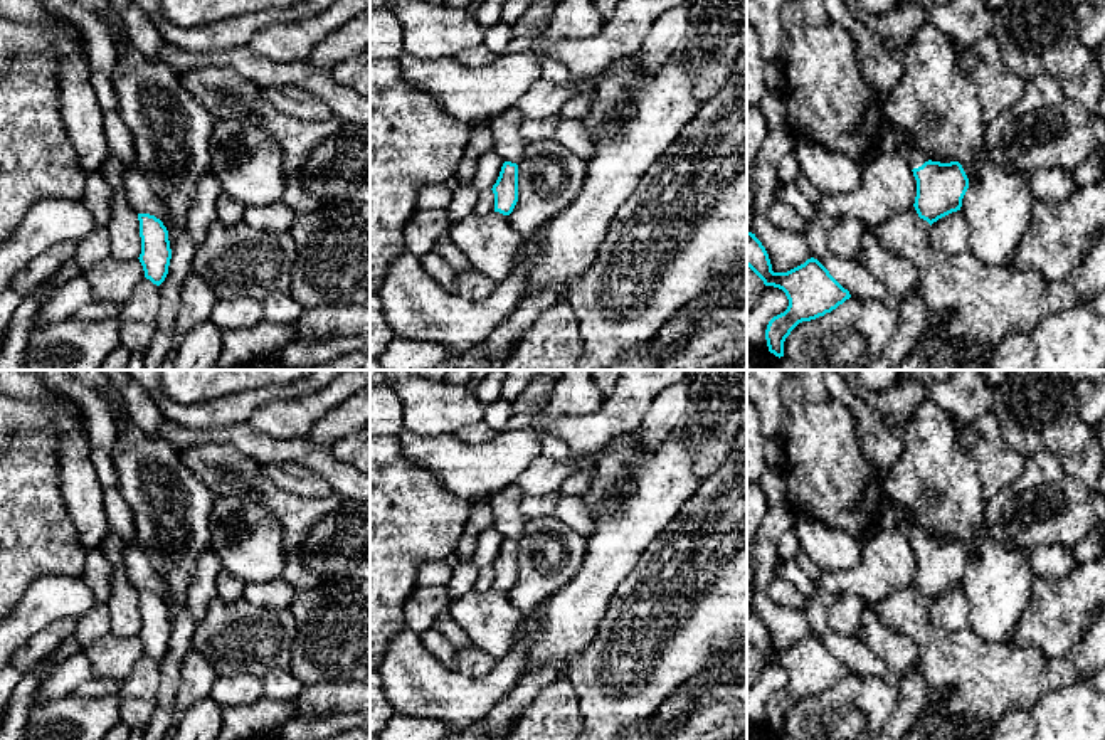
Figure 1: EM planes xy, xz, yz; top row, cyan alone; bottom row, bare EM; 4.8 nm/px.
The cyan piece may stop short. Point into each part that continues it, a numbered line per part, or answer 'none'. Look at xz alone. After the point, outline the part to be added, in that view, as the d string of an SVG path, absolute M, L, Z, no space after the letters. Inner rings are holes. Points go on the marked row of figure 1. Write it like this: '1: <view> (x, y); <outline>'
none

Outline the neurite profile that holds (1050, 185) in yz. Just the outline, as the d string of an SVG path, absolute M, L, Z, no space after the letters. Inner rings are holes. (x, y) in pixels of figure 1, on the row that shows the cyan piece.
M1063 170L1034 172L1029 175L1029 187L1034 200L1048 204L1065 202L1078 190L1071 175Z

